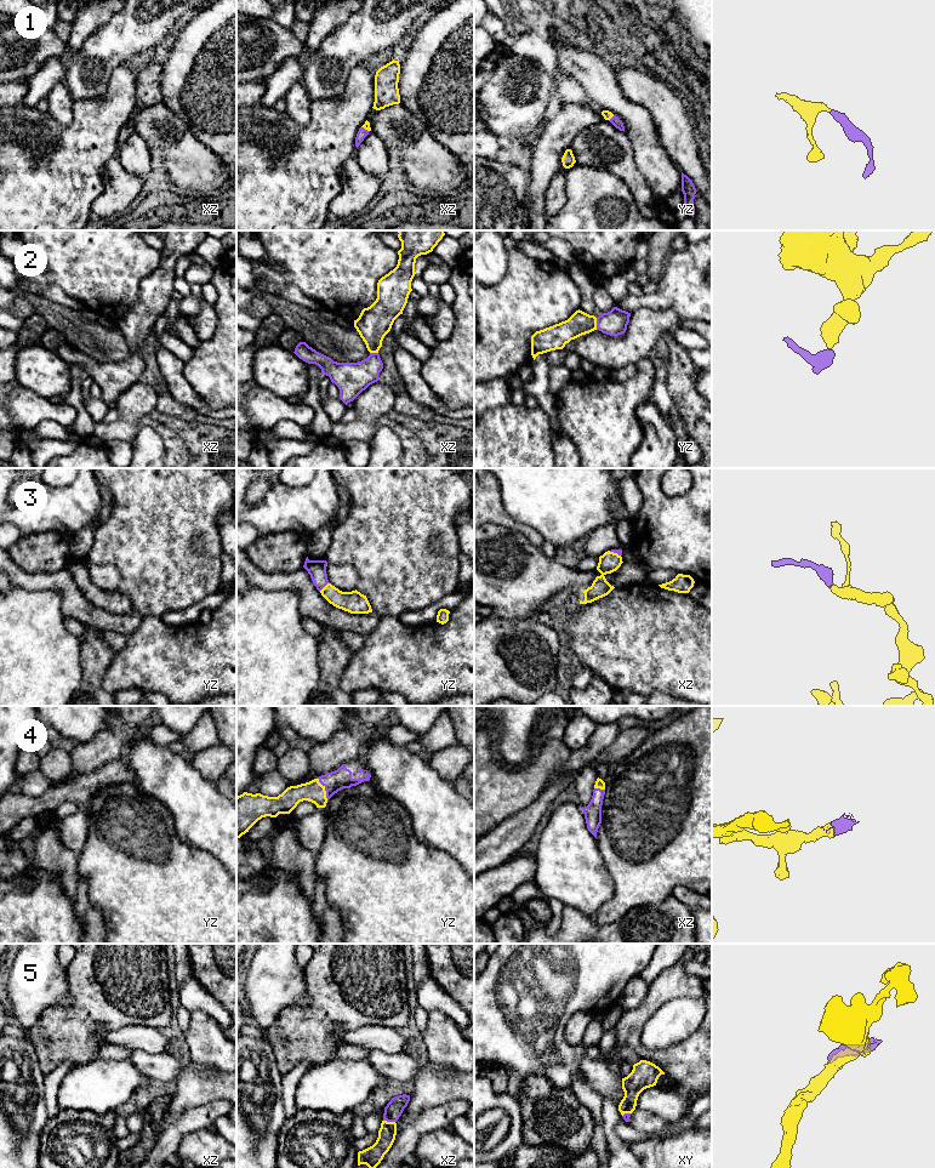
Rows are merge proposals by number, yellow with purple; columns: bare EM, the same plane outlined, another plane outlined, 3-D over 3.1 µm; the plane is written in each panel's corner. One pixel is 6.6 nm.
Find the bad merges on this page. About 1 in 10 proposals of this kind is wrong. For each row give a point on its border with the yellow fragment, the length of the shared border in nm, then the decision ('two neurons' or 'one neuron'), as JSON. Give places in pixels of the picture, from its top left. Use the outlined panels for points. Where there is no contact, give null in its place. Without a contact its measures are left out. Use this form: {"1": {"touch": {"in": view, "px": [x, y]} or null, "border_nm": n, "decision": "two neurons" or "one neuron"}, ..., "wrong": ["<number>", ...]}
{"1": {"touch": {"in": "xz", "px": [365, 129]}, "border_nm": 70, "decision": "one neuron"}, "2": {"touch": {"in": "yz", "px": [596, 324]}, "border_nm": 80, "decision": "one neuron"}, "3": {"touch": {"in": "yz", "px": [325, 586]}, "border_nm": 90, "decision": "one neuron"}, "4": {"touch": {"in": "yz", "px": [324, 788]}, "border_nm": 170, "decision": "one neuron"}, "5": {"touch": {"in": "xz", "px": [389, 1122]}, "border_nm": 80, "decision": "one neuron"}, "wrong": []}

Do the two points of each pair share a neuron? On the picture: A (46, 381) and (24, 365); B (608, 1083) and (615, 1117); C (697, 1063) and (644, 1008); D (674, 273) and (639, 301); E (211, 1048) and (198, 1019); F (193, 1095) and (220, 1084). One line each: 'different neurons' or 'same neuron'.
A: same neuron
B: different neurons
C: same neuron
D: same neuron
E: same neuron
F: same neuron

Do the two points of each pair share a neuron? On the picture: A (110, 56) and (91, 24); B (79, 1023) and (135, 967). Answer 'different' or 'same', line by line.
A: different
B: same

